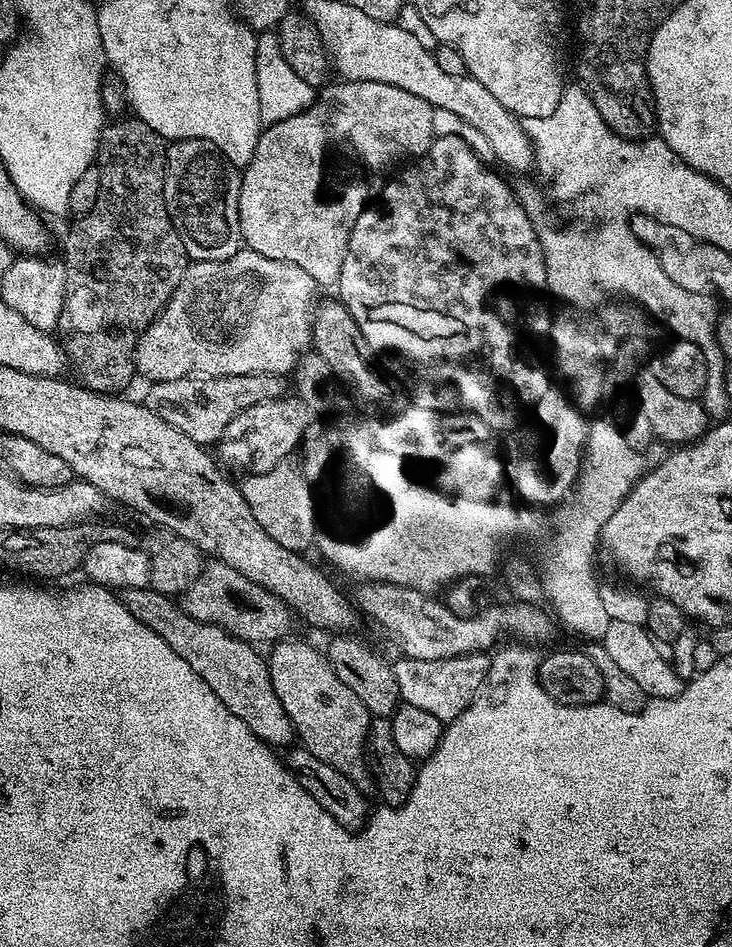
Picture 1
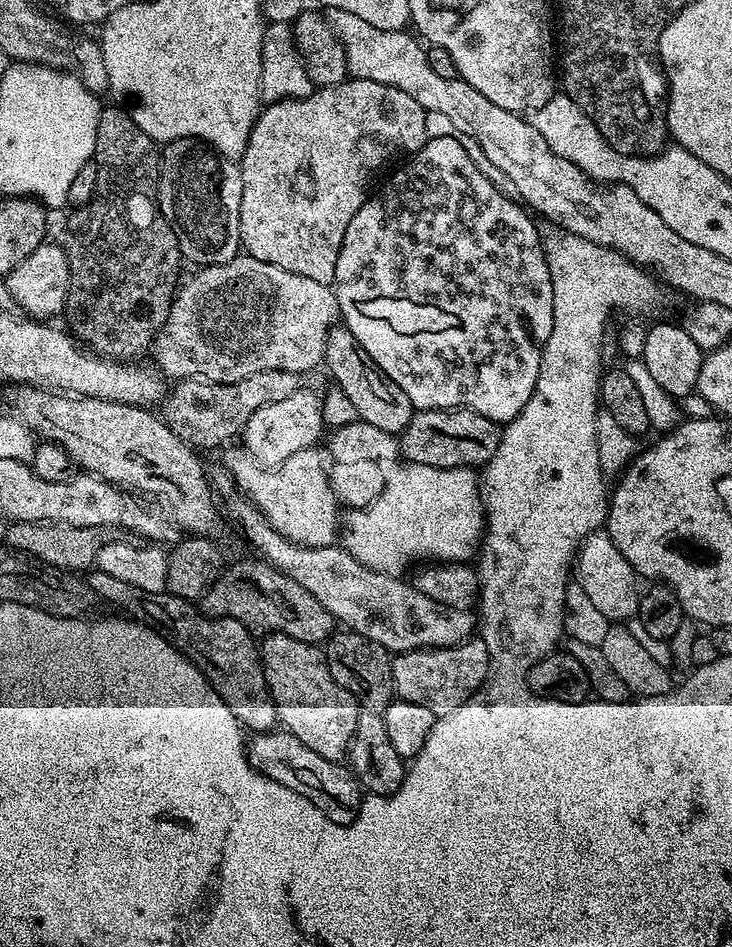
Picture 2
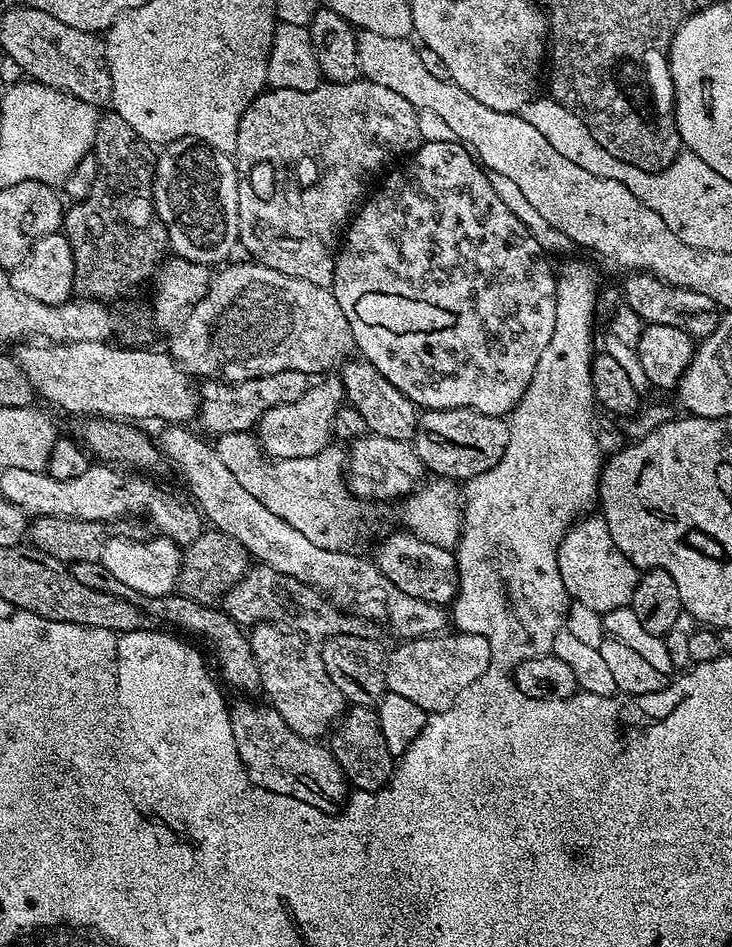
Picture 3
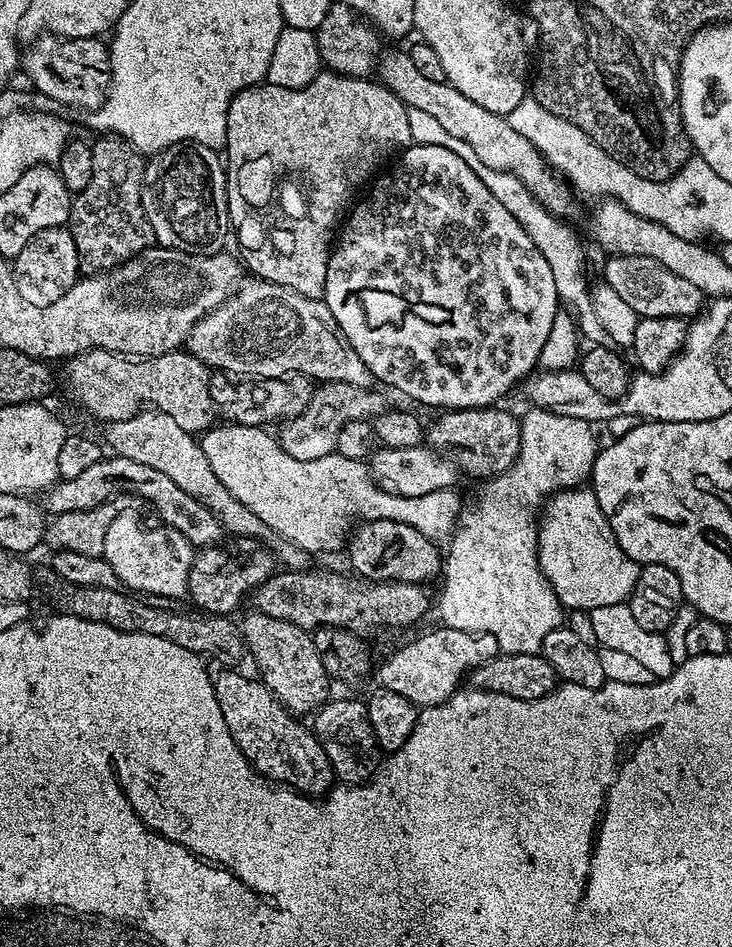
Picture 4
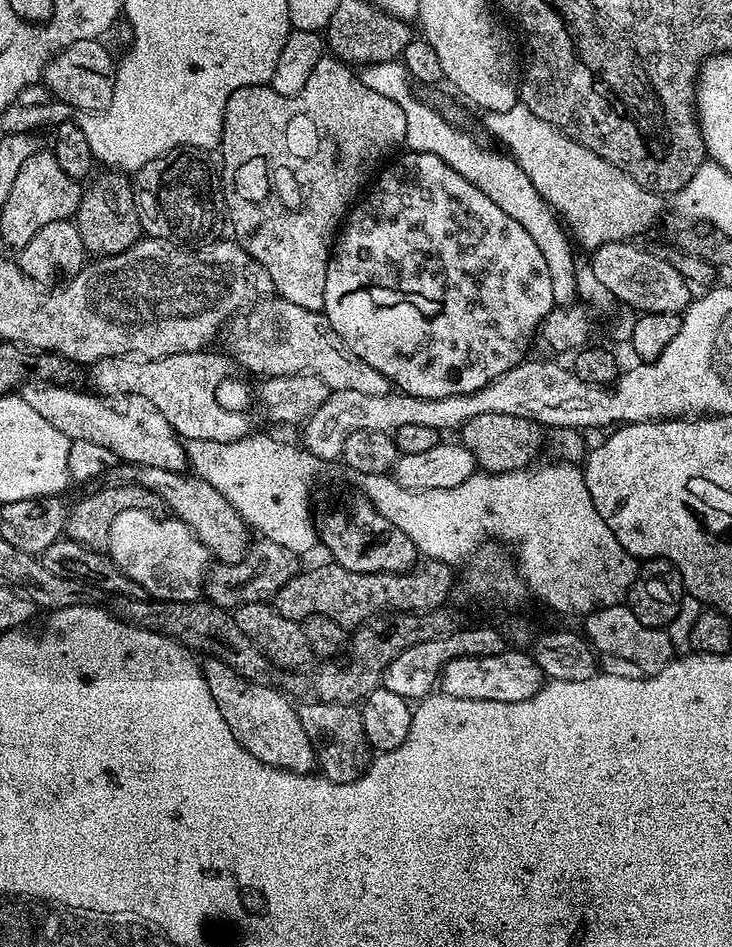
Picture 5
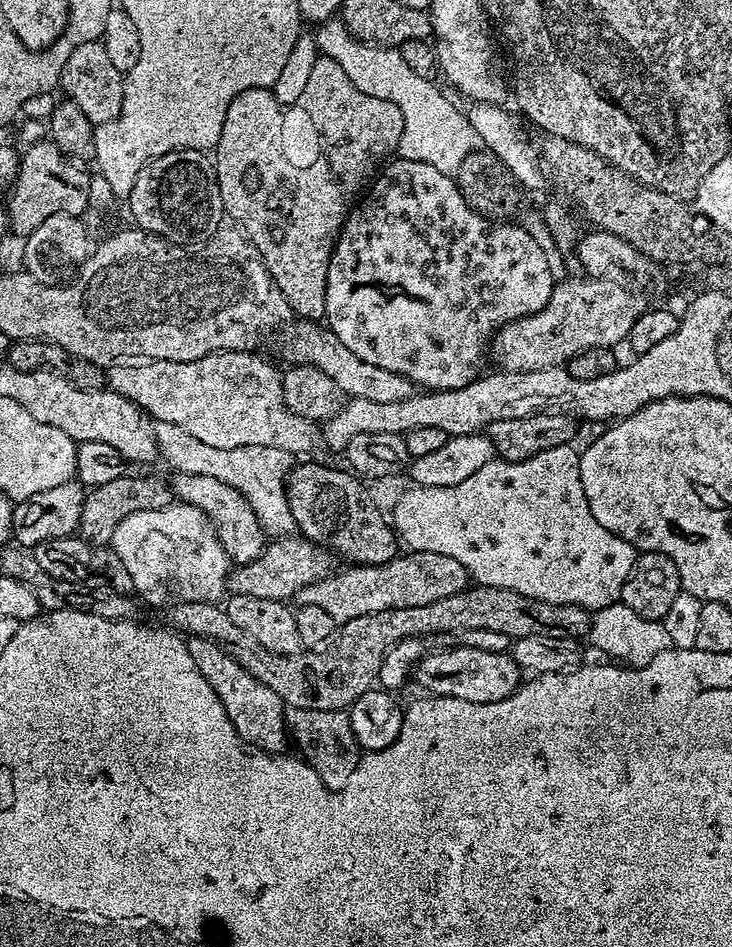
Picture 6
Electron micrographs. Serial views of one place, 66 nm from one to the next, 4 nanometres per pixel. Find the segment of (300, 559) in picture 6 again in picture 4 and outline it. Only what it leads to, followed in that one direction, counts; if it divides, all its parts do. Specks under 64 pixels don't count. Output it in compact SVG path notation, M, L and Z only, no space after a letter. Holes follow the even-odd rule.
M209 546L197 551L190 566L188 579L188 596L199 611L209 614L232 614L243 602L244 596L251 597L262 582L277 571L278 561L271 551L256 552L252 560L240 561L231 556L224 546Z

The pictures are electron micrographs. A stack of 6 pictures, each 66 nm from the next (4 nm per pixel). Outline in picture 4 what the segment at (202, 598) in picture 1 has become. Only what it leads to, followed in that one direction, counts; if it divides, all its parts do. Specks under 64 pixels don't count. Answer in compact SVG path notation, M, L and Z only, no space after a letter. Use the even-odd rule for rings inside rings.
M280 570L262 582L254 593L255 611L294 622L294 626L315 630L317 628L345 628L348 632L368 634L372 624L385 624L400 628L412 624L430 612L428 588L422 584L406 582L356 582L347 584L332 572L313 570Z

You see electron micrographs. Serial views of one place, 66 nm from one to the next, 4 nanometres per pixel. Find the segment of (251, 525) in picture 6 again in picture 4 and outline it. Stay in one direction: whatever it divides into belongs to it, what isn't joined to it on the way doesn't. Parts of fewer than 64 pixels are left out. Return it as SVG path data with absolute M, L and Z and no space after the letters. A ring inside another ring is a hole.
M115 454L105 455L103 460L94 462L94 466L89 466L84 473L77 474L74 478L53 484L46 492L46 508L52 514L90 510L123 495L131 496L137 501L149 500L156 507L157 514L164 519L161 521L167 527L178 530L178 534L182 534L182 538L189 540L197 549L219 545L220 535L225 535L220 519L201 500L186 494L186 490L177 486L169 476L150 466L142 466L142 462L134 462L134 458L122 458Z

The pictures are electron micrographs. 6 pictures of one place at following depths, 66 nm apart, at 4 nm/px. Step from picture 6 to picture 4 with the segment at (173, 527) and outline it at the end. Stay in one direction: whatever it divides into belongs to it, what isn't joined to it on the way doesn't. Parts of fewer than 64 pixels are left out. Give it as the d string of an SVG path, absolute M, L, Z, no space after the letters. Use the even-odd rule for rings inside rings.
M132 514L114 518L110 530L106 530L104 560L110 562L110 570L118 574L121 585L136 594L148 598L165 596L165 601L172 602L175 596L188 596L190 566L196 557L197 549L178 530L167 526L143 528Z

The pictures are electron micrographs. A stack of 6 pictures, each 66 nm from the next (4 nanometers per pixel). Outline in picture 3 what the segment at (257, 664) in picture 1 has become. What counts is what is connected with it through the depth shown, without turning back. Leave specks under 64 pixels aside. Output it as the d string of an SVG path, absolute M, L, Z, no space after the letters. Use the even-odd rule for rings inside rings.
M99 560L78 562L71 565L71 569L74 579L84 583L85 586L91 586L94 590L106 590L106 594L114 594L118 598L126 598L126 602L134 602L134 606L138 606L138 610L145 612L153 621L161 620L162 623L169 624L169 626L164 625L169 629L177 628L177 630L172 629L177 633L189 632L190 635L197 636L212 651L212 656L220 667L219 679L221 681L224 679L234 691L240 692L236 694L252 698L256 696L255 692L261 691L258 666L254 662L254 654L245 629L233 622L224 613L223 607L199 604L194 602L194 598L186 598L179 594L170 596L138 594L138 590L130 590L130 586L118 582L118 578L114 578L114 574L110 574L110 570L106 570L106 566L102 566Z

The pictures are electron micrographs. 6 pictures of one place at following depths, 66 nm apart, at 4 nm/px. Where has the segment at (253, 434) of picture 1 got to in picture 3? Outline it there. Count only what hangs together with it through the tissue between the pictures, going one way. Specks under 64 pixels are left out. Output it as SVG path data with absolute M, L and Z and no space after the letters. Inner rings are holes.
M328 374L309 383L306 394L302 394L298 402L286 402L282 406L274 406L274 410L266 410L258 425L258 439L264 455L274 460L310 458L329 447L333 439L334 414L345 400L344 383L339 375Z

